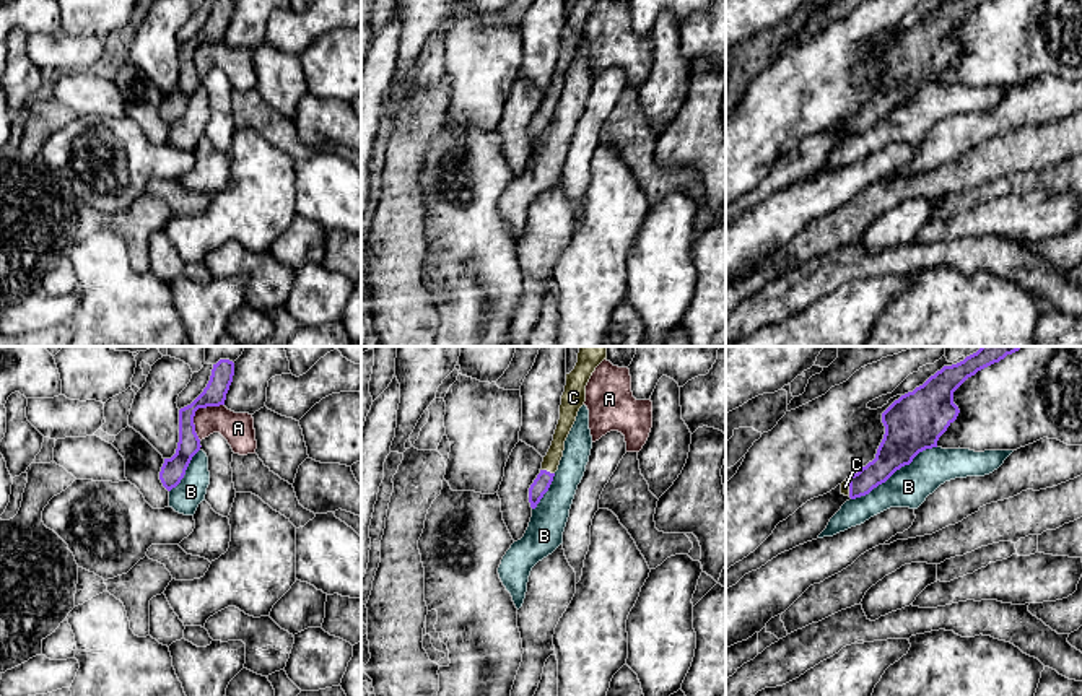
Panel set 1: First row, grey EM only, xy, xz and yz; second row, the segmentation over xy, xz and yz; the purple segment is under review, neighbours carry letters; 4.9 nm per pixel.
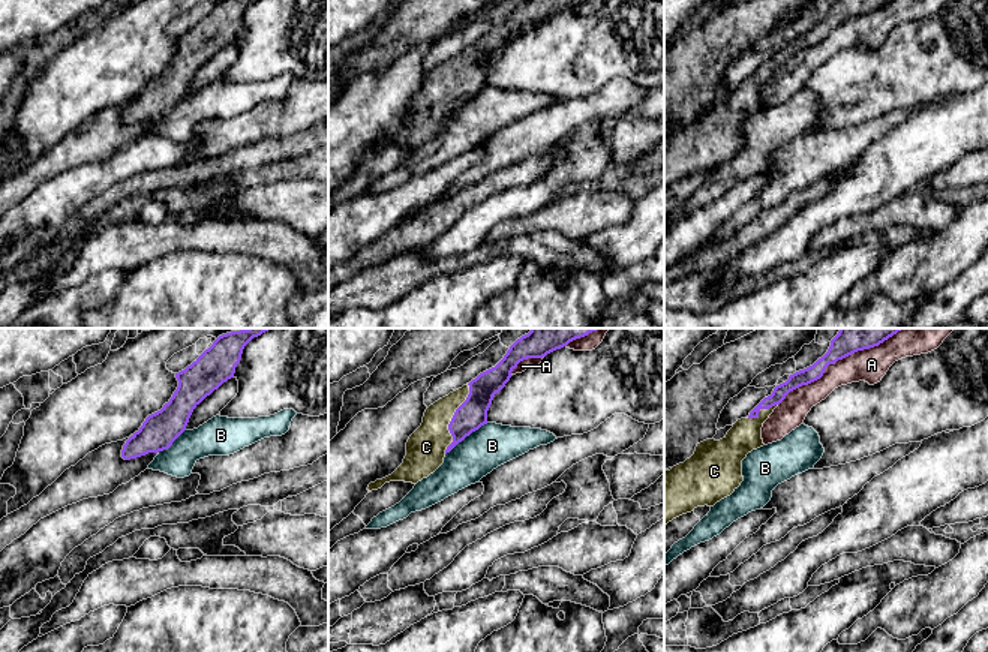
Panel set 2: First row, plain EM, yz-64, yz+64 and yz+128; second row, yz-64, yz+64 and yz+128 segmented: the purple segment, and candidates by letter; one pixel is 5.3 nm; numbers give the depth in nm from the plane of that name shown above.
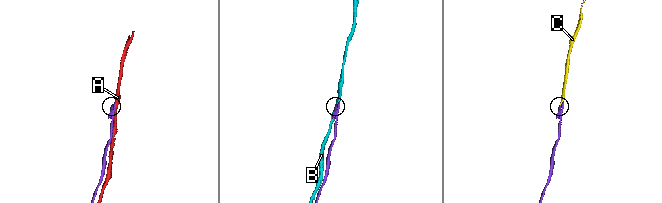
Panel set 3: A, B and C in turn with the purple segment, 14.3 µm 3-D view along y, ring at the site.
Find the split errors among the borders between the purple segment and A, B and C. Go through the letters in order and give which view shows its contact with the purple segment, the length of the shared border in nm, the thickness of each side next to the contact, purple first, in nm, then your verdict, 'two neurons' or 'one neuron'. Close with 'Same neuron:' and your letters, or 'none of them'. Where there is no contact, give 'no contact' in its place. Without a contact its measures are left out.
A: xy | 220 nm | 110/160 nm | two neurons
B: yz | 500 nm | 280/200 nm | two neurons
C: xz | 80 nm | 90/80 nm | one neuron
Same neuron: C

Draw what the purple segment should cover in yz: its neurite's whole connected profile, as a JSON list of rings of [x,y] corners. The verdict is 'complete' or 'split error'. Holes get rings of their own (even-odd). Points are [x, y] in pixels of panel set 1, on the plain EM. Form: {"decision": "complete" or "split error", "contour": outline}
{"decision": "split error", "contour": [[[991,0],[944,2],[913,28],[901,31],[883,49],[883,75],[875,94],[841,119],[851,135],[869,130],[913,94],[937,83],[939,73],[957,55],[960,46],[953,28],[978,7]]]}

